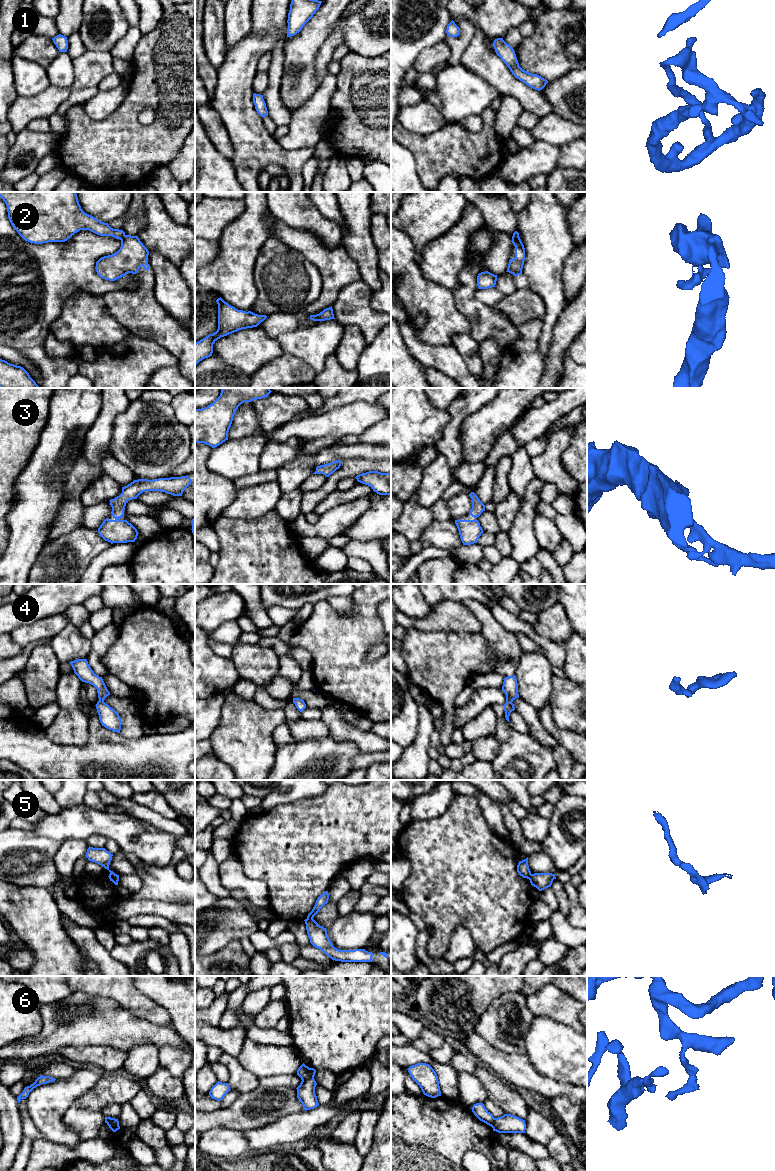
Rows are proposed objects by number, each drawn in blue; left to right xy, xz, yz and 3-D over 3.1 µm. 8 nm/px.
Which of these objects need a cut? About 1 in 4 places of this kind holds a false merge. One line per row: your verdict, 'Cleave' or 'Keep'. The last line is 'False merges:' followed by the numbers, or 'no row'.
1: Keep
2: Cleave
3: Keep
4: Keep
5: Cleave
6: Cleave
False merges: 2, 5, 6

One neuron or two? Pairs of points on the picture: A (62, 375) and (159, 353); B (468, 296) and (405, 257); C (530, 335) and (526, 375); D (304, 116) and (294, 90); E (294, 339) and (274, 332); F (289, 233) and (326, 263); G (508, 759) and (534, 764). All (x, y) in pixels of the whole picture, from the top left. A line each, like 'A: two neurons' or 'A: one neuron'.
A: two neurons
B: two neurons
C: one neuron
D: two neurons
E: two neurons
F: one neuron
G: one neuron

